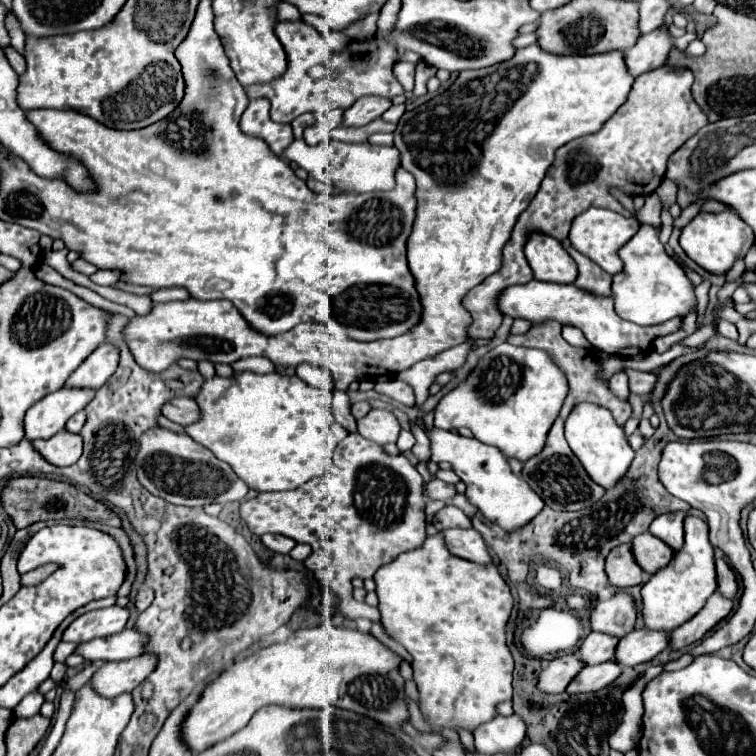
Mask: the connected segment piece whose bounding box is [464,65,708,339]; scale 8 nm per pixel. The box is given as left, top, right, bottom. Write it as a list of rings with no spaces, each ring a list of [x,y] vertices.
[[[672,65],[638,75],[628,101],[616,111],[616,115],[612,115],[612,119],[608,119],[608,123],[604,123],[598,133],[574,139],[556,151],[556,159],[548,169],[536,197],[520,215],[512,237],[504,247],[504,267],[474,287],[464,299],[464,307],[472,313],[474,319],[468,329],[472,339],[494,337],[504,317],[494,305],[498,295],[512,285],[522,285],[534,279],[524,255],[524,243],[530,231],[542,231],[556,237],[558,241],[564,241],[568,237],[572,219],[584,209],[602,205],[618,211],[618,201],[612,195],[596,195],[598,187],[608,191],[610,185],[616,185],[626,195],[650,195],[656,191],[664,179],[668,157],[708,123],[708,117],[690,93],[692,81],[694,77],[690,69]]]

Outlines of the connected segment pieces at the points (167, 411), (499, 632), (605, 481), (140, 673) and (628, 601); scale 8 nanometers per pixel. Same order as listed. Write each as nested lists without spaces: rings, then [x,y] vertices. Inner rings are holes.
[[[174,397],[162,405],[162,415],[186,427],[188,423],[196,423],[198,407],[196,407],[196,401],[190,397]]]
[[[442,535],[428,537],[416,551],[396,557],[374,575],[384,631],[402,643],[414,657],[414,681],[420,691],[420,711],[432,729],[468,729],[490,721],[496,715],[496,703],[512,699],[514,659],[506,645],[506,623],[512,613],[512,593],[500,577],[496,565],[476,565],[456,559],[444,547]]]
[[[578,403],[566,419],[564,433],[566,433],[566,441],[568,441],[570,449],[580,459],[580,463],[584,465],[588,475],[604,489],[612,487],[612,483],[616,483],[616,479],[620,479],[620,475],[624,475],[624,471],[628,471],[628,467],[634,459],[634,451],[628,445],[622,427],[616,425],[612,413],[602,405]]]
[[[142,653],[140,657],[106,663],[96,675],[90,679],[92,687],[104,697],[116,697],[124,691],[134,691],[140,683],[148,679],[148,675],[156,669],[158,657],[154,653]]]
[[[626,591],[614,593],[610,599],[600,601],[592,615],[590,615],[590,627],[592,631],[610,633],[616,637],[628,635],[636,625],[636,605],[632,595]]]

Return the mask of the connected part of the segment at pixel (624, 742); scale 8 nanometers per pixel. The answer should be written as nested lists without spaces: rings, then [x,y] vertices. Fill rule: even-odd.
[[[652,665],[644,672],[644,677],[638,680],[626,693],[624,693],[624,711],[620,727],[610,735],[610,747],[612,745],[622,745],[622,747],[612,747],[616,751],[630,751],[638,747],[643,733],[642,717],[644,715],[644,705],[642,705],[642,691],[646,684],[658,676],[664,670],[664,665]]]

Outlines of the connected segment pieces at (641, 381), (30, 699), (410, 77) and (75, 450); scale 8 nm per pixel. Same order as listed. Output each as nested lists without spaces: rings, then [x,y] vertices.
[[[628,369],[626,371],[628,379],[630,379],[630,391],[632,393],[638,393],[638,395],[648,395],[654,385],[656,385],[656,375],[654,373],[644,373],[644,371],[634,371],[634,369]]]
[[[34,691],[34,693],[26,695],[26,699],[22,699],[20,705],[16,707],[16,717],[32,717],[32,715],[36,715],[40,711],[42,703],[44,703],[44,695],[42,693]]]
[[[396,63],[394,65],[394,75],[404,87],[404,91],[414,89],[414,63]]]
[[[62,429],[60,433],[52,435],[50,439],[36,439],[34,447],[52,465],[68,467],[68,465],[76,463],[82,455],[82,435],[68,433],[66,429]]]

